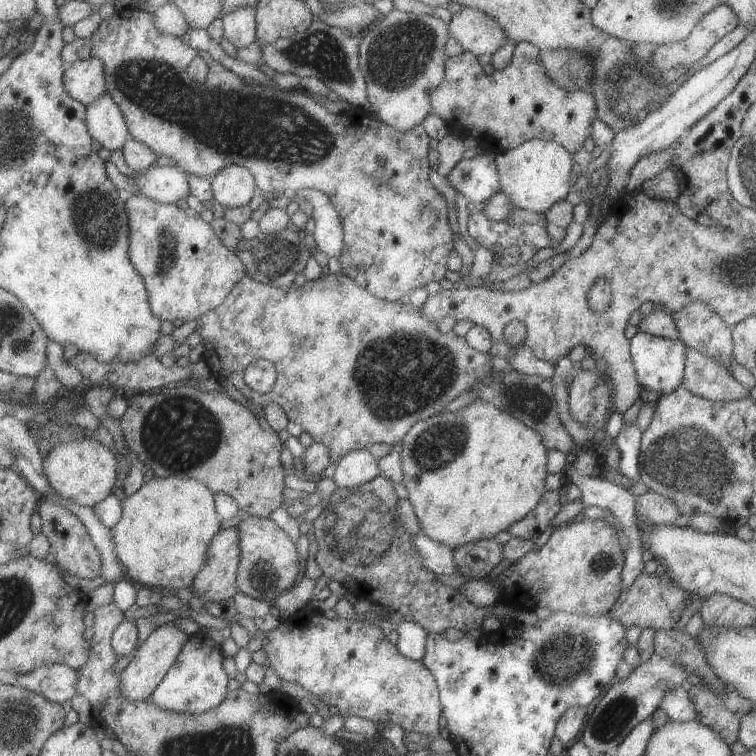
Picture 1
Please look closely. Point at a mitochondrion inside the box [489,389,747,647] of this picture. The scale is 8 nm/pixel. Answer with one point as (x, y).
(693, 461)

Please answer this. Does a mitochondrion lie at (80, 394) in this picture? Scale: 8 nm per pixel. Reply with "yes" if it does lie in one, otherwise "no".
no

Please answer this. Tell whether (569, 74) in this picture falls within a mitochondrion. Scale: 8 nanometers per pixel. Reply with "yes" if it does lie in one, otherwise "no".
yes

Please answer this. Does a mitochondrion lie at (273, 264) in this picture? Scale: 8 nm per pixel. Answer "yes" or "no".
yes

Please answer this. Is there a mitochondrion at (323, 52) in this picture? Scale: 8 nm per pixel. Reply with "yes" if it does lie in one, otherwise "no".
yes

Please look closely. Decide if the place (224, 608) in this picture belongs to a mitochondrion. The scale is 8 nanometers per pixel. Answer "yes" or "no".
no

